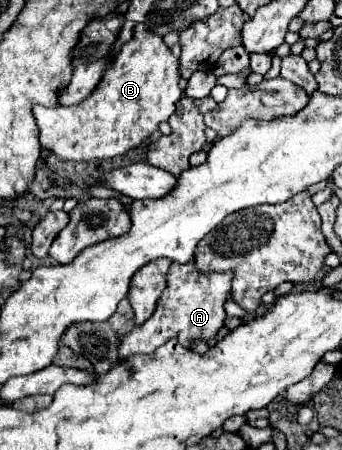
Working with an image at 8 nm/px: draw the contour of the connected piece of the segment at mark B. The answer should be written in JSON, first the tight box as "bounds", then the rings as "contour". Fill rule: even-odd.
{"bounds":[32,23,182,161],"contour":[[[144,23],[136,25],[134,37],[120,47],[118,53],[112,55],[112,61],[108,63],[104,77],[96,85],[96,89],[88,95],[88,99],[80,101],[80,105],[70,107],[42,107],[34,105],[32,113],[40,127],[42,147],[48,147],[56,157],[62,161],[90,161],[90,159],[112,159],[116,155],[122,155],[134,147],[138,147],[142,141],[146,141],[162,121],[168,121],[168,117],[174,113],[178,99],[182,97],[182,89],[178,87],[180,81],[180,61],[172,55],[170,47],[162,41],[162,37],[148,31]]]}

